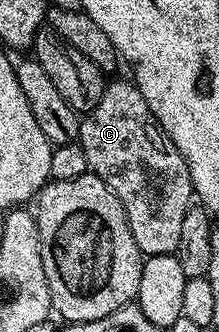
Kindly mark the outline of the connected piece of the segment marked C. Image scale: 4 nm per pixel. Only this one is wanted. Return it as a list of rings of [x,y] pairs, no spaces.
[[[111,81],[107,85],[104,96],[100,100],[100,104],[96,104],[96,108],[92,108],[89,114],[85,115],[78,123],[78,145],[84,148],[84,156],[88,156],[88,164],[90,165],[89,173],[95,174],[100,180],[104,180],[104,184],[108,184],[108,188],[120,200],[120,204],[124,208],[124,212],[128,216],[128,224],[132,228],[132,236],[136,240],[136,244],[140,248],[143,256],[151,254],[173,254],[177,255],[178,245],[180,244],[180,231],[184,225],[184,212],[188,205],[188,201],[194,194],[194,185],[190,179],[190,169],[188,164],[180,156],[180,152],[176,148],[176,144],[172,144],[172,140],[162,131],[162,125],[158,122],[158,118],[150,111],[148,104],[144,100],[144,96],[134,85],[133,81],[126,82]]]

